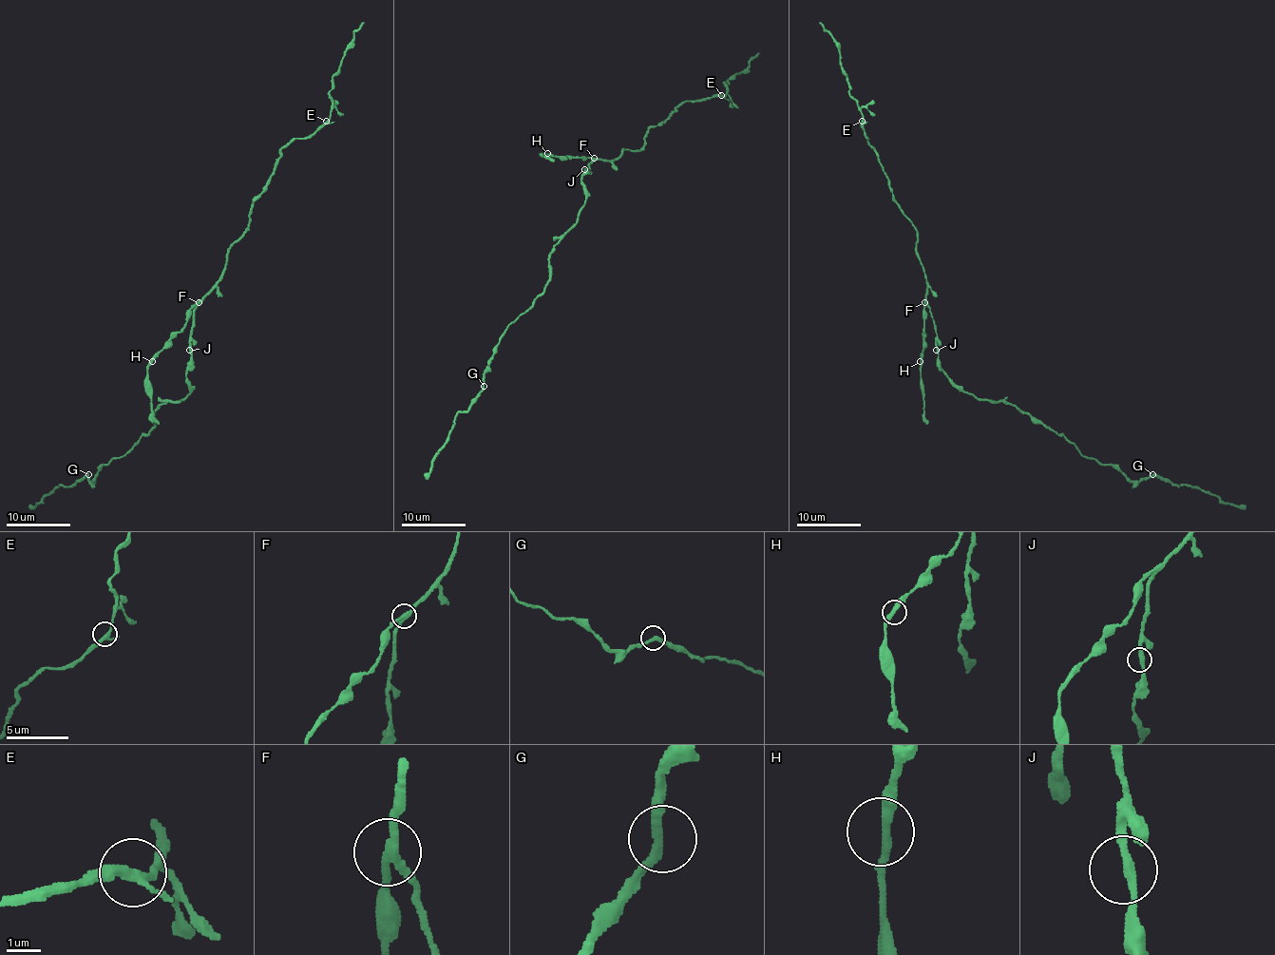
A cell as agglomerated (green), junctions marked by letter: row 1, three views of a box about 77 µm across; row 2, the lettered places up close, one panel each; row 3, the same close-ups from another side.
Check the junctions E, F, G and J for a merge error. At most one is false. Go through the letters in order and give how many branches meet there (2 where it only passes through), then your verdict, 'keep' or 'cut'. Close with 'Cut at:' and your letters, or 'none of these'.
E: branches 3; keep
F: branches 3; cut
G: branches 2; keep
J: branches 2; keep
Cut at: F

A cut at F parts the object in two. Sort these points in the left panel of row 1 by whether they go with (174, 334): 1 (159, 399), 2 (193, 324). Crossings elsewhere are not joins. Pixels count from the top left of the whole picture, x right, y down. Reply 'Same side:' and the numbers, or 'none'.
Same side: none

